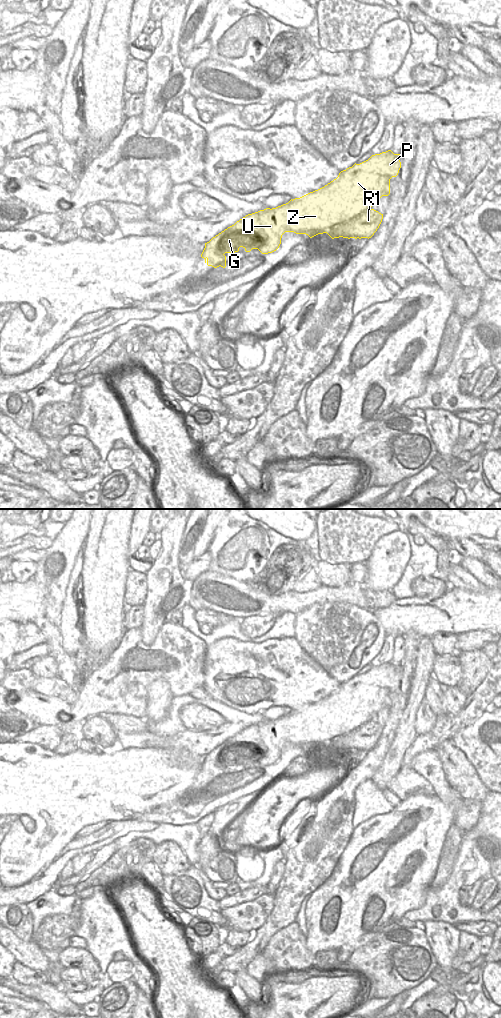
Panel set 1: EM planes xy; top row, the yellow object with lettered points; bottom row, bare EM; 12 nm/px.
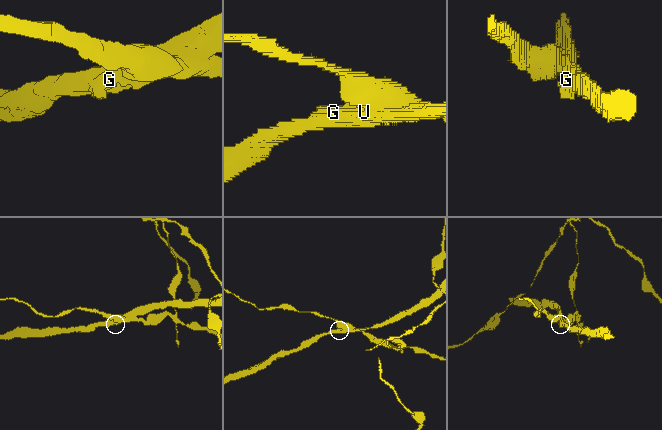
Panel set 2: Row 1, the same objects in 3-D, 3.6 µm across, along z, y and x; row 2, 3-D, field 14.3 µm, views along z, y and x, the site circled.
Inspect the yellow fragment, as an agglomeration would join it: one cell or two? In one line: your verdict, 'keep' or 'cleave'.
cleave

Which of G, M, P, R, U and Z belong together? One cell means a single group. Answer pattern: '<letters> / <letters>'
G M P U Z / R

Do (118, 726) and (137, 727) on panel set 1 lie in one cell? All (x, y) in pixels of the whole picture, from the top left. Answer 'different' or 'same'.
same

